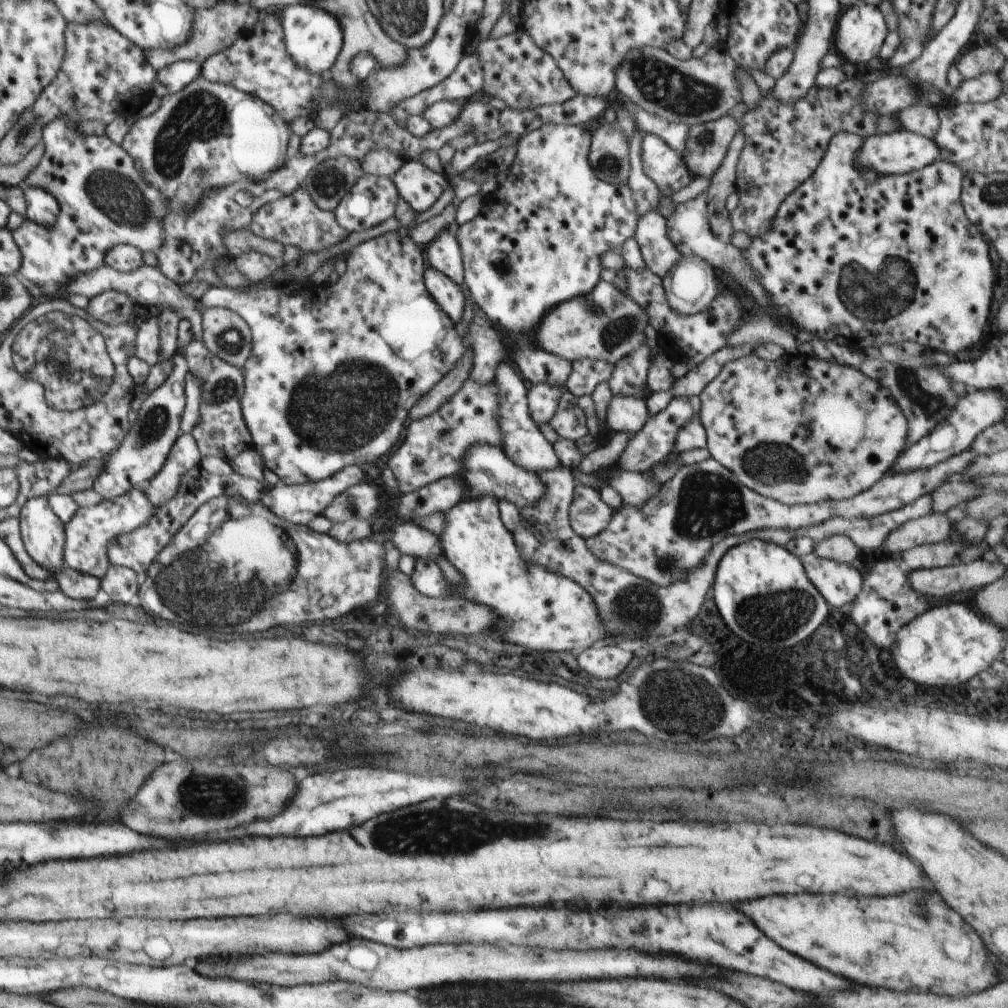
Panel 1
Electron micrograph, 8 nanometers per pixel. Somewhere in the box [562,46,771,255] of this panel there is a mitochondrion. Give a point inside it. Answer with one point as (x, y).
(657, 81)

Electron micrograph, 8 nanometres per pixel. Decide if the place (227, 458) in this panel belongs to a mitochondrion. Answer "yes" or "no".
no

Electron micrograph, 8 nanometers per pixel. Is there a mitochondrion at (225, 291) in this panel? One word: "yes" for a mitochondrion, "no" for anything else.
no

